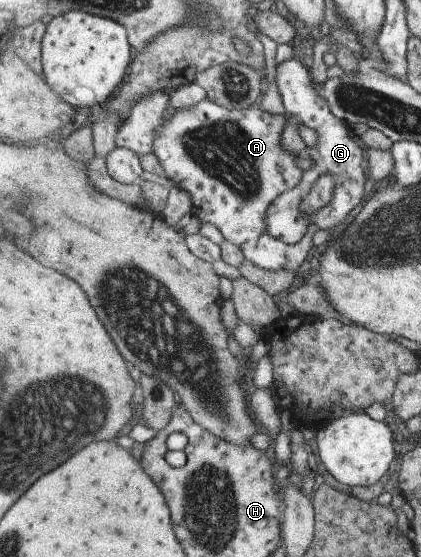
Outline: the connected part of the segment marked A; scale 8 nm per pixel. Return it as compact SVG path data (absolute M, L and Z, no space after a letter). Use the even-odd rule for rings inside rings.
M208 98L200 101L196 107L184 107L171 114L170 119L164 121L160 133L156 135L155 154L174 185L195 195L193 213L201 224L216 225L226 240L242 249L246 260L262 269L293 272L305 270L316 248L314 235L318 233L320 227L312 223L300 243L288 244L269 235L268 225L266 225L266 213L270 205L280 195L294 189L300 183L304 171L296 164L298 153L294 154L285 150L280 143L287 114L270 114L259 109L258 105L241 111L233 110L222 104L214 103Z

